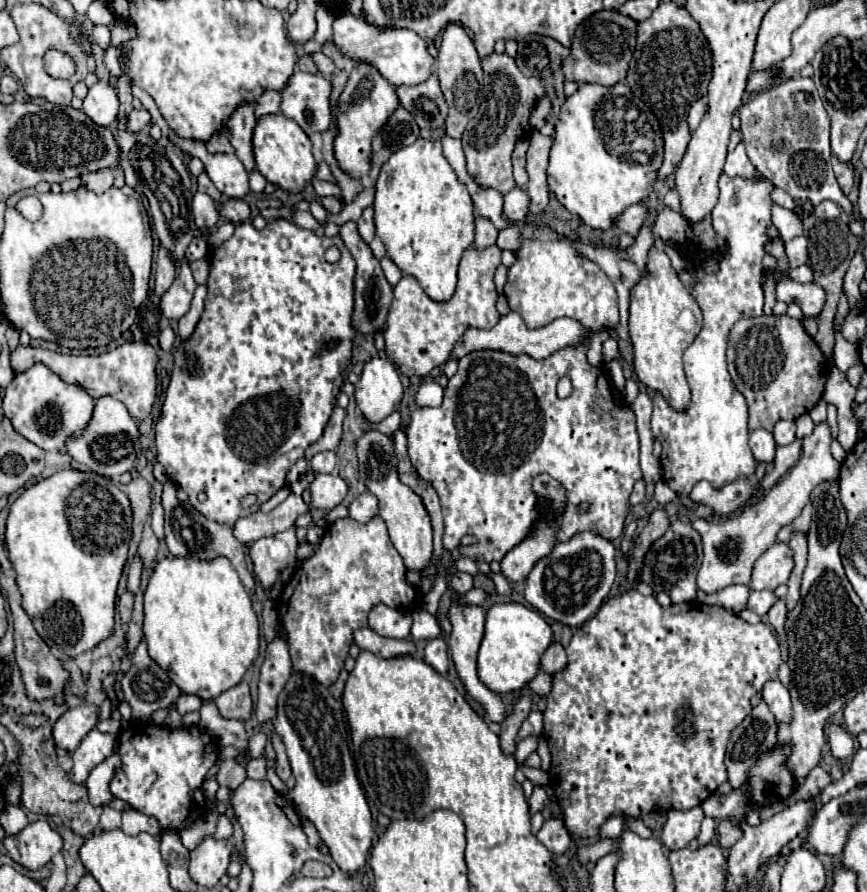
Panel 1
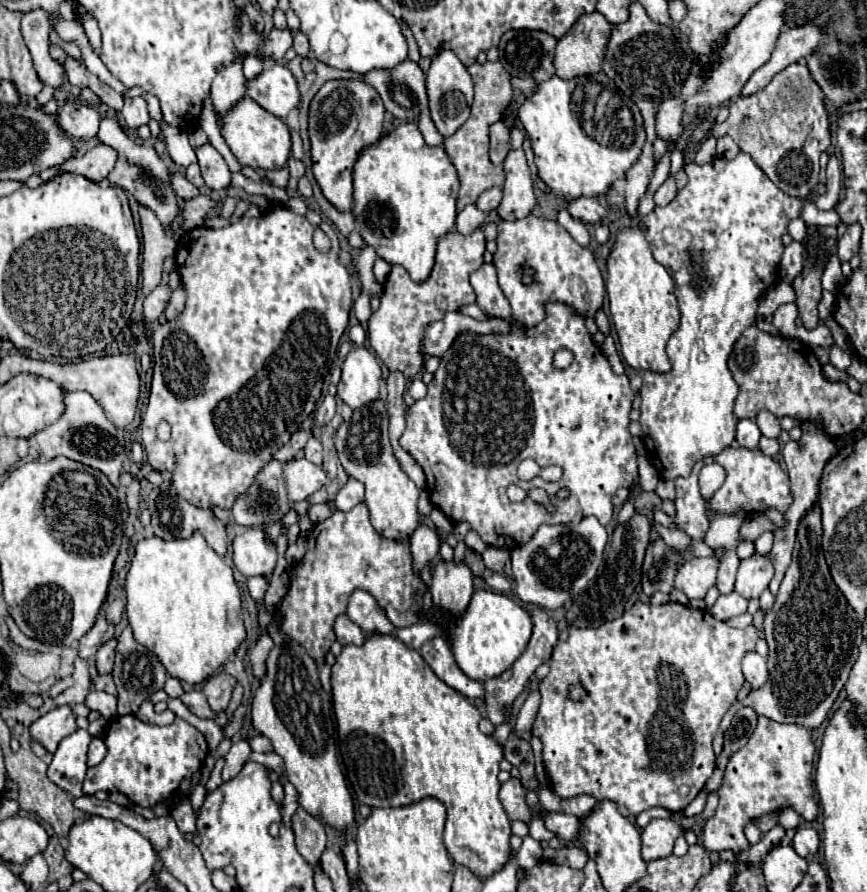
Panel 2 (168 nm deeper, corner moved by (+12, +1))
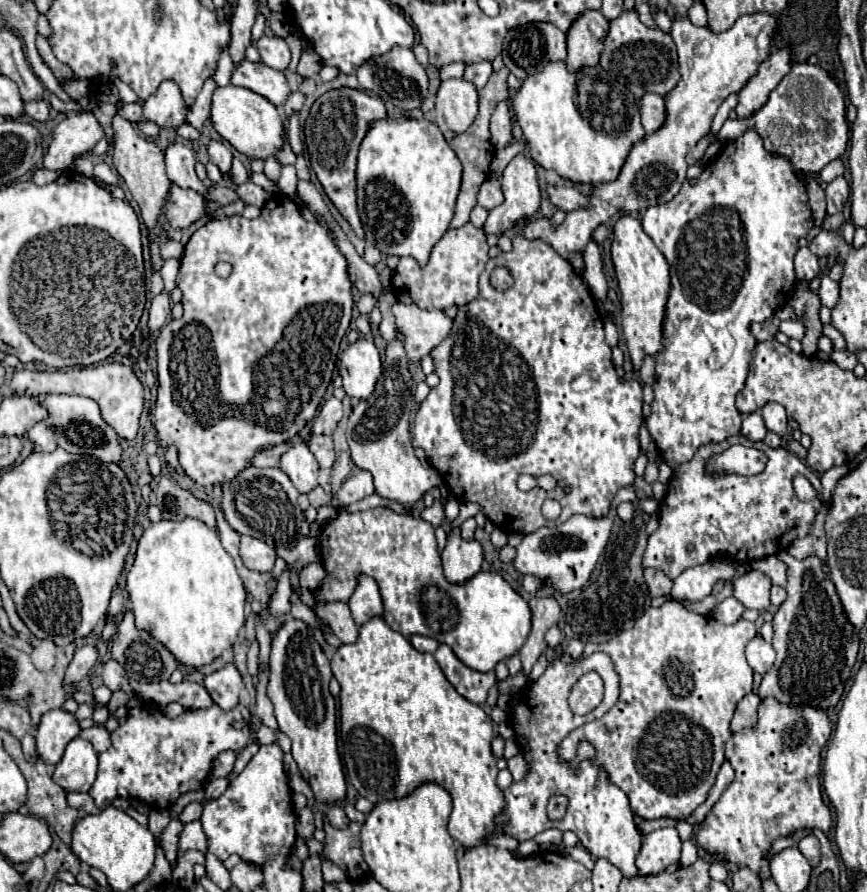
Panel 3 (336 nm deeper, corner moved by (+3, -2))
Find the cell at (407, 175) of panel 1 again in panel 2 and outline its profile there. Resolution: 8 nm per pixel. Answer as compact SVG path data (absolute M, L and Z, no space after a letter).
M414 123L398 125L376 145L364 149L354 165L356 231L390 265L402 265L416 283L424 283L434 267L438 239L456 223L460 181L444 147L428 147Z

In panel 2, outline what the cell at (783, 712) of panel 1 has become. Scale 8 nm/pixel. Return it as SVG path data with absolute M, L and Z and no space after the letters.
M748 653L742 661L742 673L746 681L752 685L752 689L762 687L768 679L768 669L766 669L766 659L760 657L758 653Z

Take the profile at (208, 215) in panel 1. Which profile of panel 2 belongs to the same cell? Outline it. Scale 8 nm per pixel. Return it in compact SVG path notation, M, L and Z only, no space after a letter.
M178 173L172 175L172 183L174 183L174 189L176 189L176 195L180 199L184 199L184 201L188 201L188 199L192 199L192 197L198 195L198 189L186 177L182 177Z

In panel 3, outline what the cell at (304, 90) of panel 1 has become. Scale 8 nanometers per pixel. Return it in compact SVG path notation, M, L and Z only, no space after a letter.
M241 60L231 70L231 84L249 88L249 90L265 96L275 106L283 104L291 92L283 72L277 72L261 62L247 62L247 60Z

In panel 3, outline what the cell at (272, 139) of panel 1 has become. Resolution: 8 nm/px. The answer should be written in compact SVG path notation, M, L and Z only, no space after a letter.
M233 84L215 88L211 102L211 124L233 148L249 158L265 160L283 146L283 118L277 106L247 88L239 88Z

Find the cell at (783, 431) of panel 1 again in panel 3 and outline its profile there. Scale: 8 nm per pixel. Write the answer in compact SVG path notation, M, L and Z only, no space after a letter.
M767 402L763 408L761 408L761 416L765 420L765 426L767 430L783 436L785 428L787 428L787 416L785 416L785 408L777 402Z

